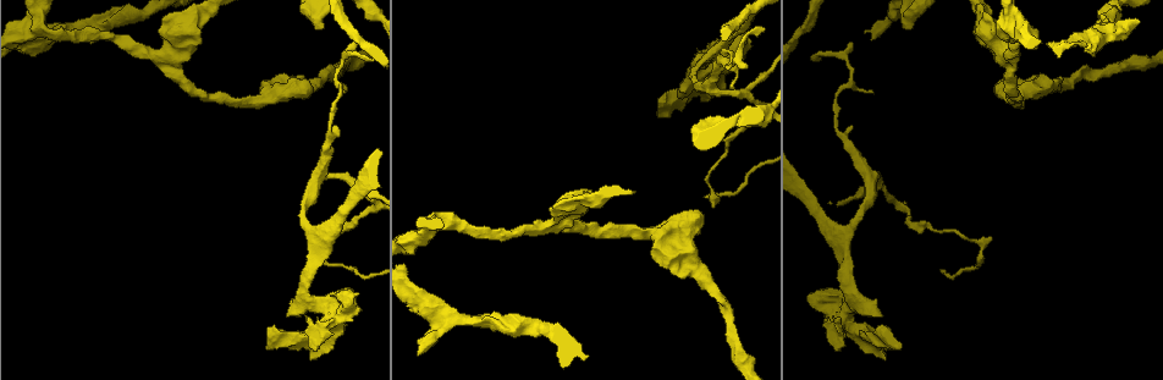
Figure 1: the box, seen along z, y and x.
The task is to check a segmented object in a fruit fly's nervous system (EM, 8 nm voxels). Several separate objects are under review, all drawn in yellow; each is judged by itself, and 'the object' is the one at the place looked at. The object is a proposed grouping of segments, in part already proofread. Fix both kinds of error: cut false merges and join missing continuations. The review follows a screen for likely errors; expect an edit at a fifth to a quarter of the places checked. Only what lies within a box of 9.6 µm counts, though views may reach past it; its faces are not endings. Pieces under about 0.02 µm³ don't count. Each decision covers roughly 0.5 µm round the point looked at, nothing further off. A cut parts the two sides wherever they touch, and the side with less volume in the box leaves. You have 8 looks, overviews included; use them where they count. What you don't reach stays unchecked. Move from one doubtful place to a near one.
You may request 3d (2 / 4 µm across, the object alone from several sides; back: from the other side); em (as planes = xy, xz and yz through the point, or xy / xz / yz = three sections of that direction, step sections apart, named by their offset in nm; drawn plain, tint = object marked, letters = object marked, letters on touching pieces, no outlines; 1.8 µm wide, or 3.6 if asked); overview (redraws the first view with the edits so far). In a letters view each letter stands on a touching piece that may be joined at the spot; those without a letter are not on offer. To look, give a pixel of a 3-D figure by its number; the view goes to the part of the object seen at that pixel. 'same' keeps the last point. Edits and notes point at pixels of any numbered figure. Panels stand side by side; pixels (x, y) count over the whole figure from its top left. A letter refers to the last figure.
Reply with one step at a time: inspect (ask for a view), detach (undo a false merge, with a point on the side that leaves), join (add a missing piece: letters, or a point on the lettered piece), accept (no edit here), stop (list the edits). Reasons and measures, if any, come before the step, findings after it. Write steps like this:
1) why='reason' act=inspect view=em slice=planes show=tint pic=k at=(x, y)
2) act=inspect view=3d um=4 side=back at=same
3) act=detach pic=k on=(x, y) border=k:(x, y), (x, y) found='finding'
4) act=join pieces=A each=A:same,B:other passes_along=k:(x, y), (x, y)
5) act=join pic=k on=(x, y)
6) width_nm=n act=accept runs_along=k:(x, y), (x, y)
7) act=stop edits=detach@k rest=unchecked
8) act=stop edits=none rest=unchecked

why='free end' act=inspect view=em slice=planes show=letters pic=1 at=(711, 116)

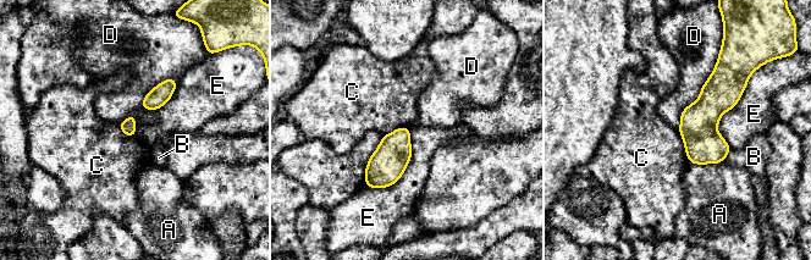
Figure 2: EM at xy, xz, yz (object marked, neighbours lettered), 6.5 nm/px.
act=accept each=A:other,B:other,C:other,D:other,E:other border=2:(718, 54), (677, 128) found='none of them fits'

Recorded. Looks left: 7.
why='a narrow waist' act=inspect view=em slice=xz step=4 show=letters pic=1 at=(364, 213)

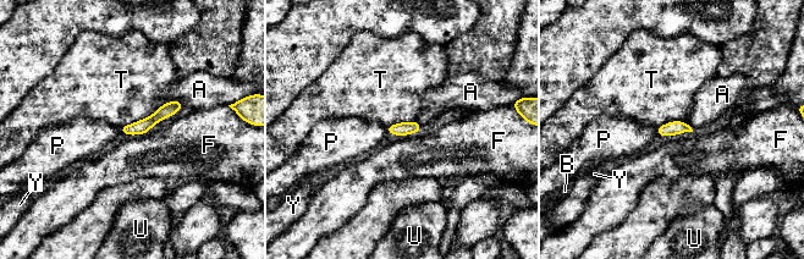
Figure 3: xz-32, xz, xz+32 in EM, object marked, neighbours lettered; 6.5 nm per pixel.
width_nm=90 act=accept each=A:other,B:other,F:other,P:other,T:other,U:other,Y:other runs_along=3:(179, 105), (142, 127), (122, 130) found='continuous, no second cell'

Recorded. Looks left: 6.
why='free end' act=inspect view=3d um=2 pic=1 at=(813, 293)

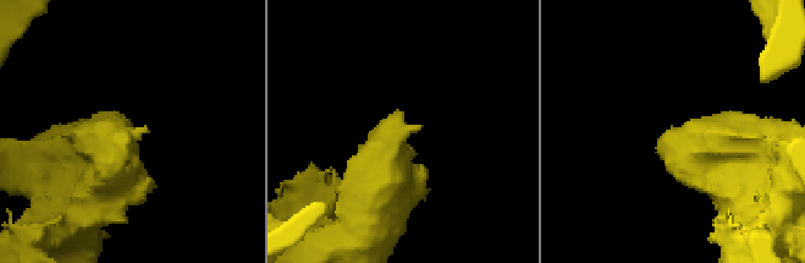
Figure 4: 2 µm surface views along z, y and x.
act=inspect view=em slice=planes show=letters pic=4 at=(673, 130)

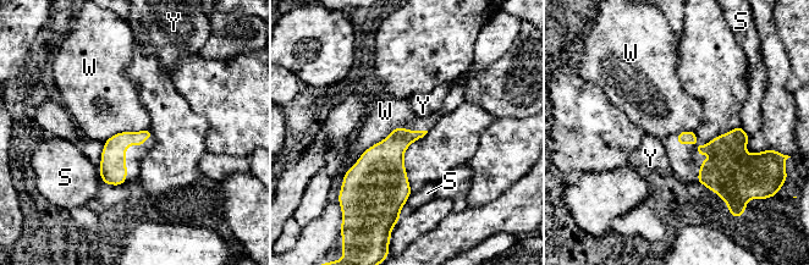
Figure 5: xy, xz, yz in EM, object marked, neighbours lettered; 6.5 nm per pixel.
longest_contact=W:600nm act=accept each=S:other,W:other,Y:other border=5:(406, 127), (370, 145), (341, 187) found='no lettered piece goes on from it'

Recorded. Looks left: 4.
act=stop edits=none rest=unchecked

